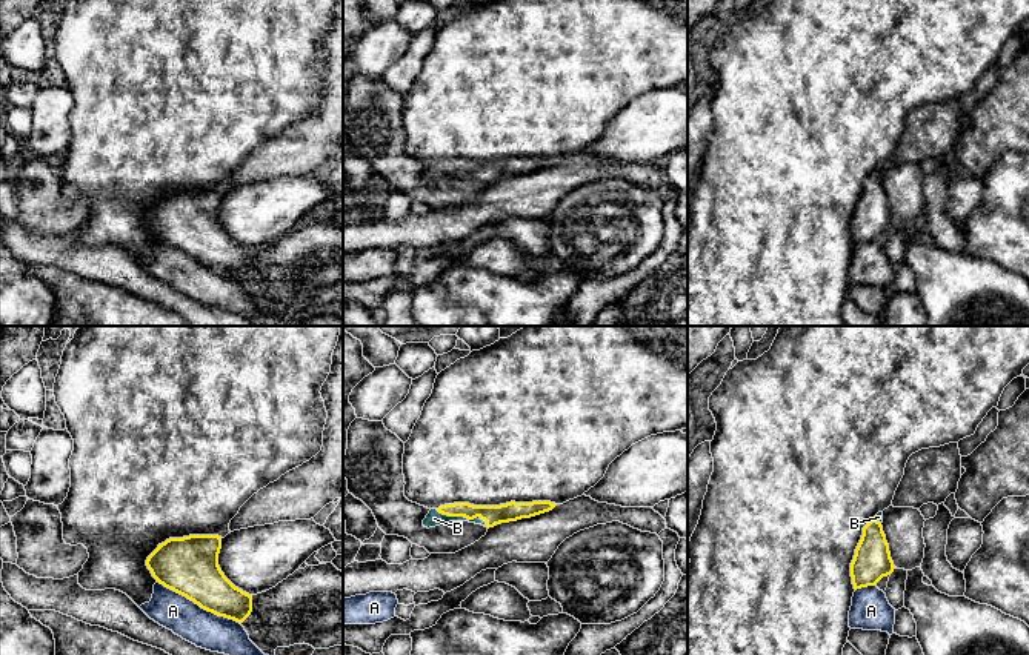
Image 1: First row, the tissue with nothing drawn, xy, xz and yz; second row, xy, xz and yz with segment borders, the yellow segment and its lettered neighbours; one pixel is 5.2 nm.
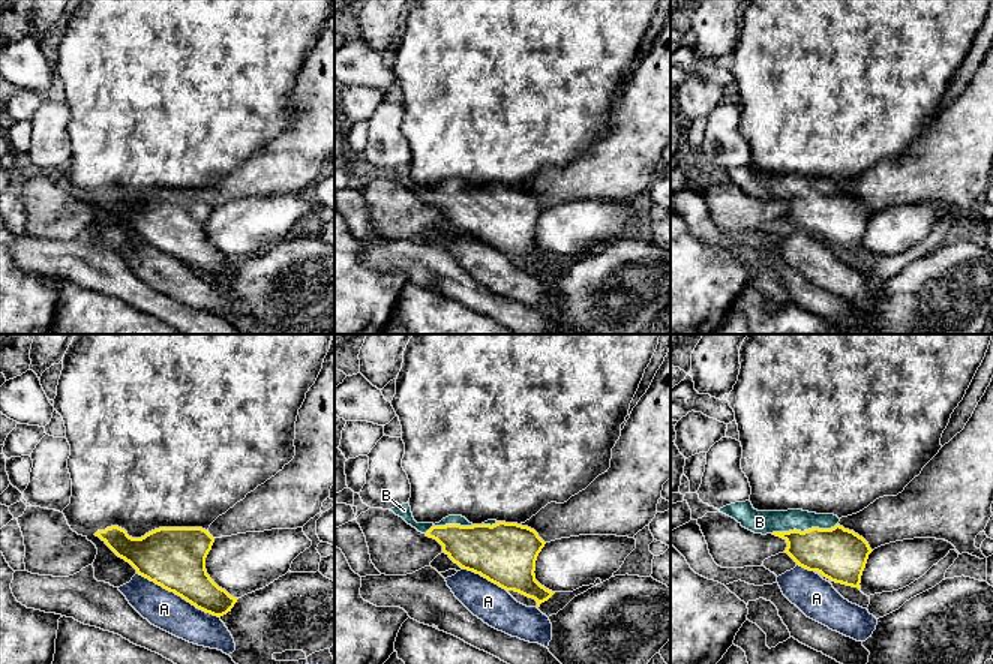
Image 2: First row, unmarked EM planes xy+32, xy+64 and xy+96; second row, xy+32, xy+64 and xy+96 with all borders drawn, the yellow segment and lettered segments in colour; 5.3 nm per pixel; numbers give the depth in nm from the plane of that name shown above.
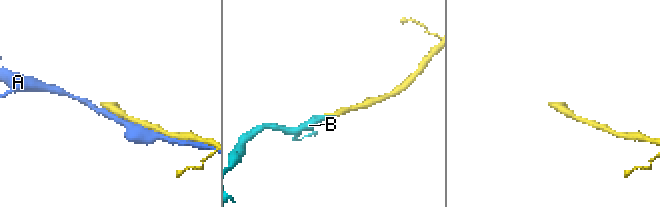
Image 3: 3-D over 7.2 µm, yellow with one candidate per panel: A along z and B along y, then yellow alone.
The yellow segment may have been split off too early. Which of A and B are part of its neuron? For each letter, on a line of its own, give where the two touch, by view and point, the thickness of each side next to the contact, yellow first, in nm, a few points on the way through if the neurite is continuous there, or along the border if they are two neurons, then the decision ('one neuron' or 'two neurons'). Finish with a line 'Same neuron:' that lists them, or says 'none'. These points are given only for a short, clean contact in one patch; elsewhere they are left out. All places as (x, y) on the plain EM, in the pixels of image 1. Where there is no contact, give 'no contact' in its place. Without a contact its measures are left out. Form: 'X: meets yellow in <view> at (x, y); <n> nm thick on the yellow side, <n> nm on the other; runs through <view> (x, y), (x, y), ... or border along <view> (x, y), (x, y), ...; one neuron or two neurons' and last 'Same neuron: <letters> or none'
A: meets yellow in xy at (199, 260); 300 nm thick on the yellow side, 190 nm on the other; two neurons
B: meets yellow in xz at (463, 171); 100 nm thick on the yellow side, 80 nm on the other; runs through xz (492, 171), (463, 171), (439, 171), (434, 174); one neuron
Same neuron: B

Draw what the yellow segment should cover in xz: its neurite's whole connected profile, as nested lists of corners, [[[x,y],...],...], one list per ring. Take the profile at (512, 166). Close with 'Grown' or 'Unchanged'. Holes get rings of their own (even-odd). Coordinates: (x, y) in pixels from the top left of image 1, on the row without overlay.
[[[511,157],[500,161],[474,161],[469,158],[454,158],[440,161],[438,165],[431,165],[423,175],[423,181],[429,185],[449,177],[469,177],[489,185],[501,178],[531,174],[549,168],[555,161],[557,160],[551,157]]]. Grown

